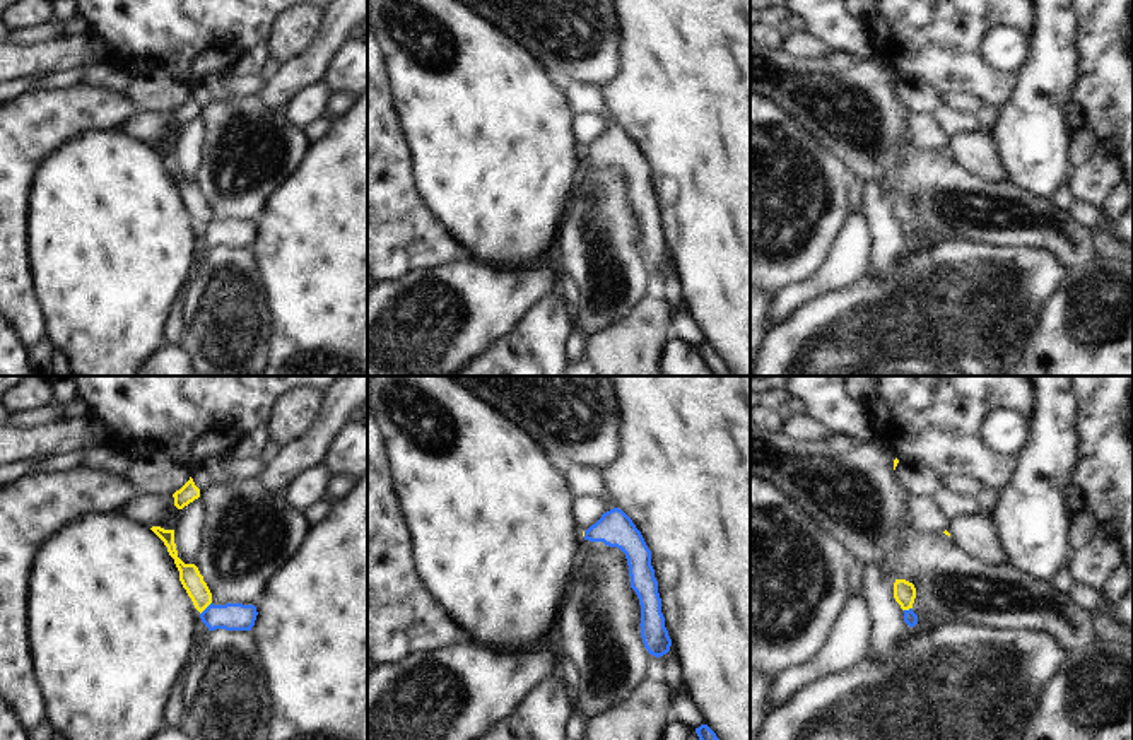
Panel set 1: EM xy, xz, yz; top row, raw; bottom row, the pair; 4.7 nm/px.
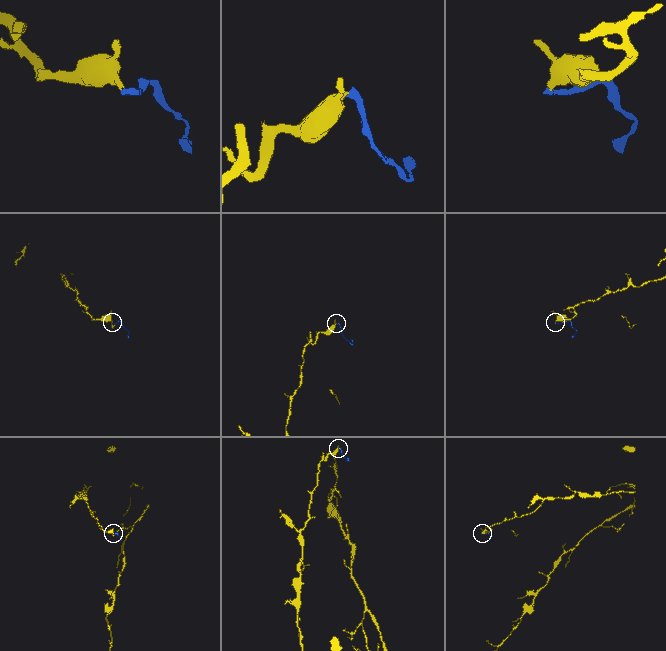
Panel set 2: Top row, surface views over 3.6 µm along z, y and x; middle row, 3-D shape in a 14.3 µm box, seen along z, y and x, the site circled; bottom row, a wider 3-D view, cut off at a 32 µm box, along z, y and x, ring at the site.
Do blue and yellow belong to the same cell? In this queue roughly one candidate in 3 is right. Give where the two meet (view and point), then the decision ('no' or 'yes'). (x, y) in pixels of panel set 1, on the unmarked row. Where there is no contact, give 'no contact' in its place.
meets blue in xy at (205, 226); no

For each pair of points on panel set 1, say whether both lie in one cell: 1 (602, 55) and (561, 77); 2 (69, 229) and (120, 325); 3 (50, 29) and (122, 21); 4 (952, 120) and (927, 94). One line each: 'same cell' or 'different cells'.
1: same cell
2: same cell
3: different cells
4: same cell

